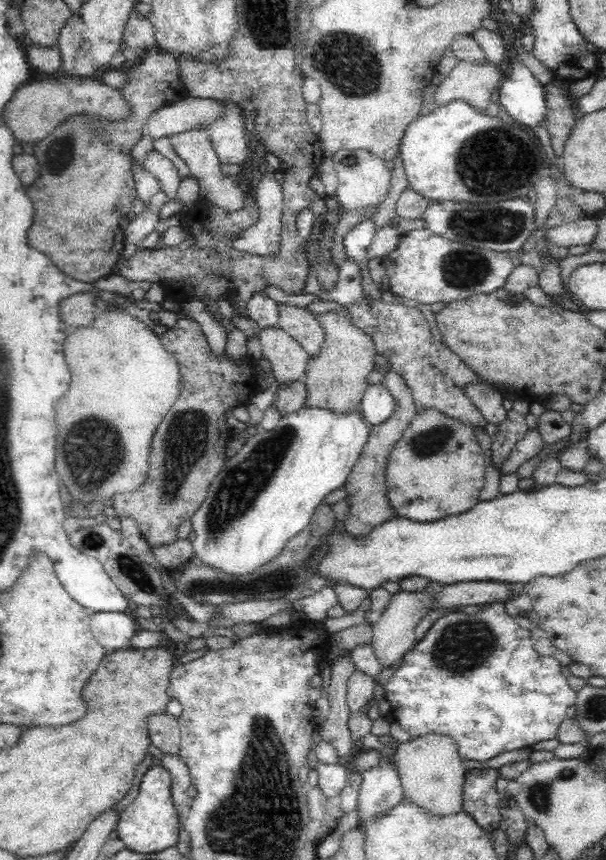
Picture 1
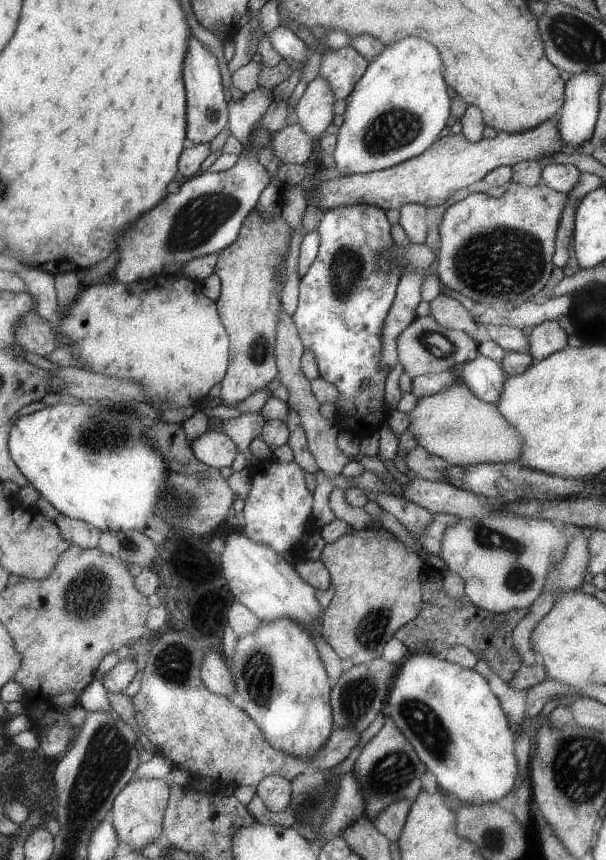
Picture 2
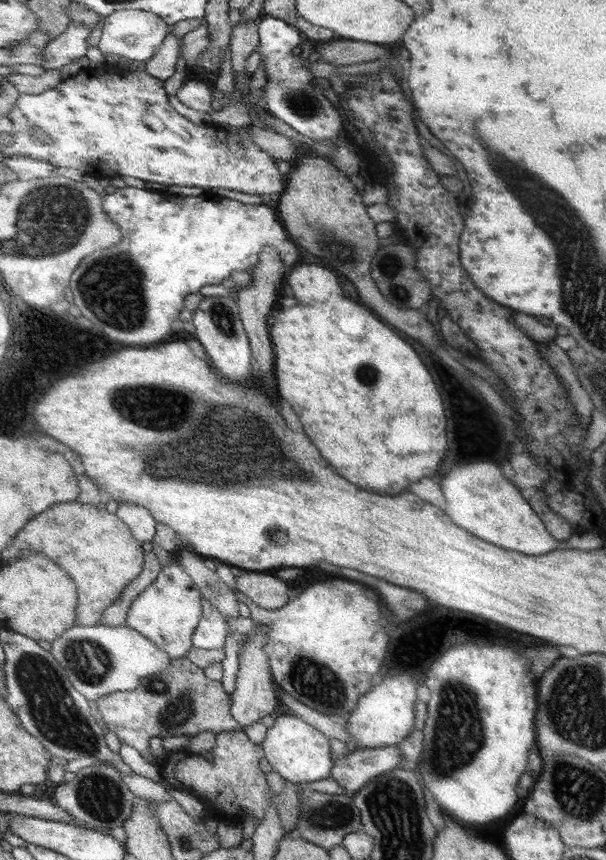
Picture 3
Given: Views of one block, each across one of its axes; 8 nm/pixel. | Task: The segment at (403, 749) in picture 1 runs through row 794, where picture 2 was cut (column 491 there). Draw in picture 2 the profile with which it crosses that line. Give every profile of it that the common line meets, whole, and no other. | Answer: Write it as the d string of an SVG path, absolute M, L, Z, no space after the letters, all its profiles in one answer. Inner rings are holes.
M451 383L448 387L434 392L428 397L418 397L413 408L406 409L409 418L407 430L415 437L416 444L429 451L433 456L438 456L447 464L474 465L477 463L506 463L517 461L522 449L523 440L520 434L501 416L496 406L477 398L467 386Z

